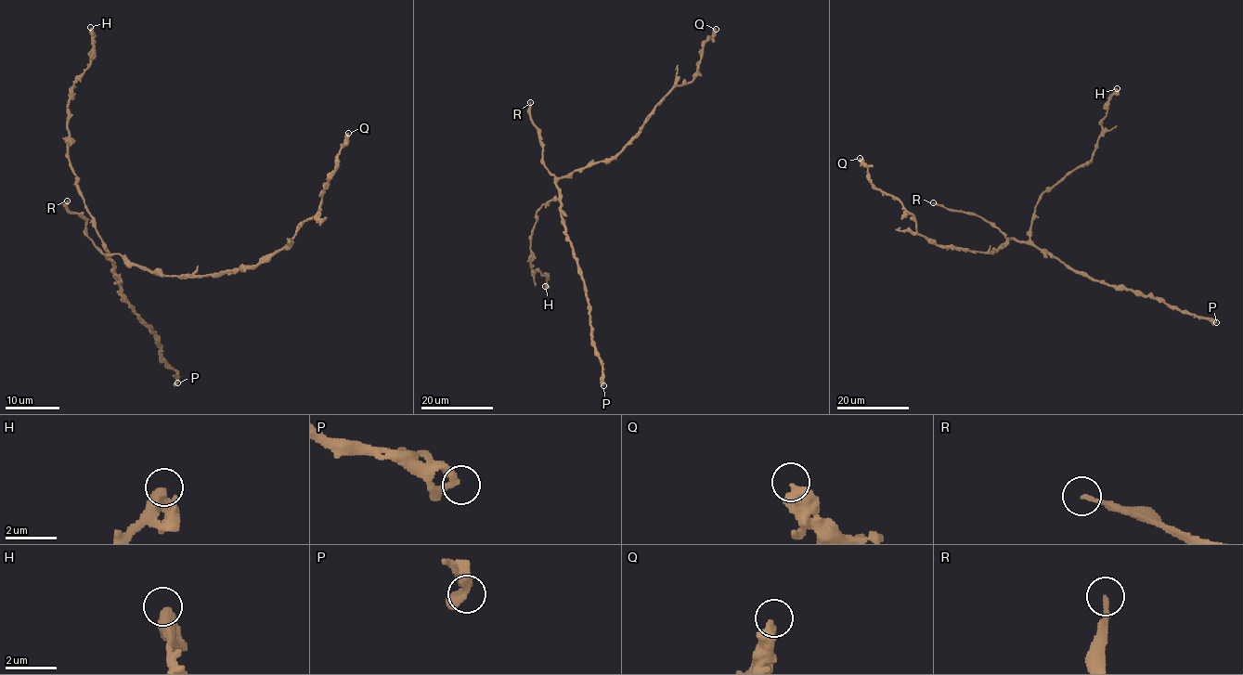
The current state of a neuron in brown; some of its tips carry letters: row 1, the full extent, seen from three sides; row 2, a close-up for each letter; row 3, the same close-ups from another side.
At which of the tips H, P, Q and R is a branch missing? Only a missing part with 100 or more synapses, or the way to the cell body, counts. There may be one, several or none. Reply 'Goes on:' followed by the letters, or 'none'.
Goes on: R

